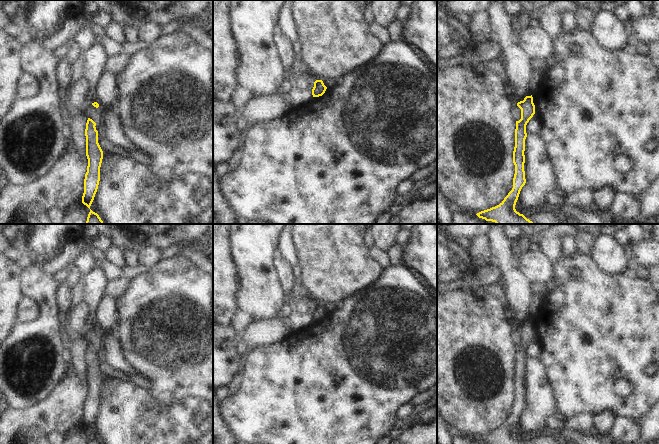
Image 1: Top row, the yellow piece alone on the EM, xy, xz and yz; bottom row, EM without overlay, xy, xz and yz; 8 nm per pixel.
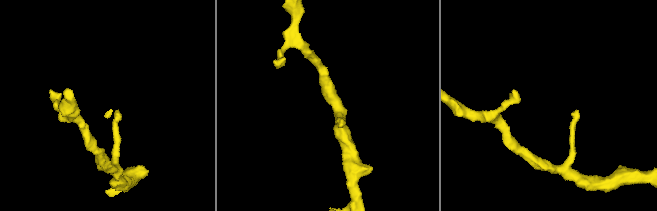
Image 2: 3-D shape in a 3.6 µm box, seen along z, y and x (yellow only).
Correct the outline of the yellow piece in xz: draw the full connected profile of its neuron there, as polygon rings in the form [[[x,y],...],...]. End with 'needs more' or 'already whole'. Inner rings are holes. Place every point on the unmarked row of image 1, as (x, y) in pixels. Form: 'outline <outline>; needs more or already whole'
outline [[[316,304],[312,313],[313,321],[322,320],[325,317],[326,313],[327,311],[324,309],[322,304]]]; already whole

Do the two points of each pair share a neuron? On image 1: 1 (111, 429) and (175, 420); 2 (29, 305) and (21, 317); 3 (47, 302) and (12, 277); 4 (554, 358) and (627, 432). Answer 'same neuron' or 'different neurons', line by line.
1: same neuron
2: same neuron
3: different neurons
4: different neurons

